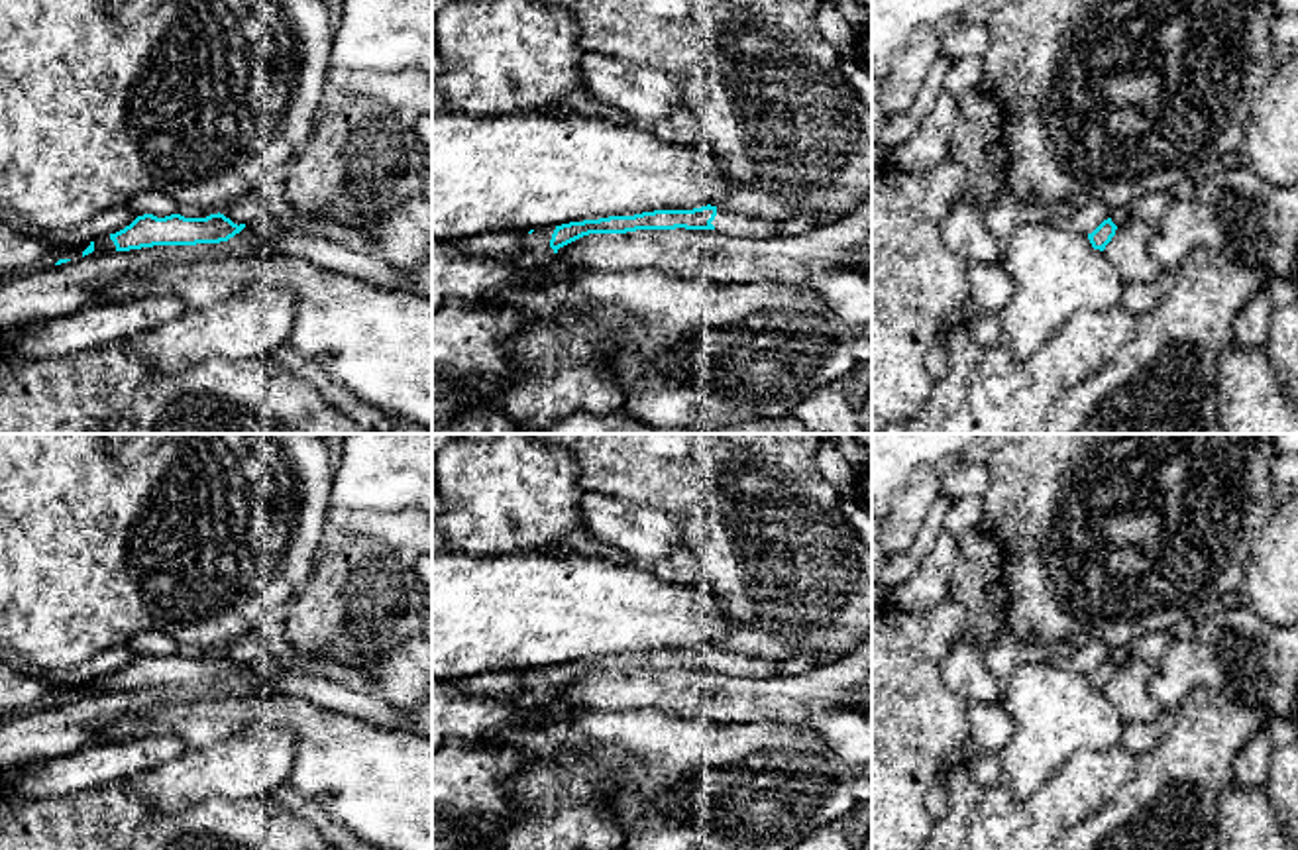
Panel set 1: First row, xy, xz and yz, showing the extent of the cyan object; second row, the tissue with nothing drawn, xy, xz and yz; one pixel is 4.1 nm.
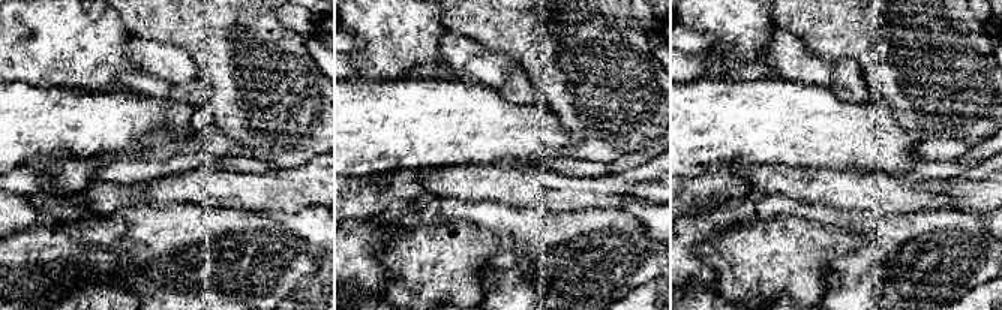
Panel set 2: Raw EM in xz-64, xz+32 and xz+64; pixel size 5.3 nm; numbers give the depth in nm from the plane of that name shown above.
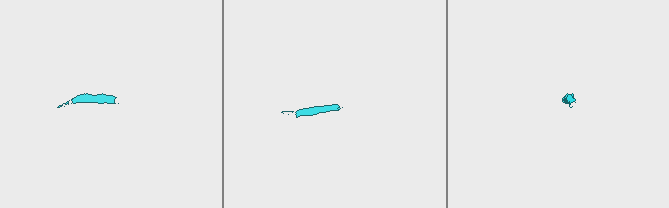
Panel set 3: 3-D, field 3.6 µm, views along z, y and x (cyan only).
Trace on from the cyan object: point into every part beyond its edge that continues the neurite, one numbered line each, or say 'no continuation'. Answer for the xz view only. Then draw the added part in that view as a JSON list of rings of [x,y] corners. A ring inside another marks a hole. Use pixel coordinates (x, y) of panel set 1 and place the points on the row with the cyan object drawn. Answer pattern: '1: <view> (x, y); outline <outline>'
1: xz (729, 222); outline [[[717,208],[717,216],[711,224],[715,226],[715,230],[729,236],[744,236],[744,234],[754,238],[784,236],[782,222],[748,218],[730,212],[727,208]]]
2: xz (456, 275); outline [[[554,226],[524,234],[513,257],[465,255],[452,241],[432,239],[432,312],[448,300],[483,300],[509,281],[514,271],[540,269],[554,261],[550,247]]]

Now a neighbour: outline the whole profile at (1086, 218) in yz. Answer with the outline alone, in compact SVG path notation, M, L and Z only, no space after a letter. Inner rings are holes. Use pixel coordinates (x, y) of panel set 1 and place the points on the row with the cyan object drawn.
M1090 200L1084 206L1080 206L1068 220L1066 224L1088 236L1092 234L1104 220L1108 220L1111 210L1100 202L1100 200Z

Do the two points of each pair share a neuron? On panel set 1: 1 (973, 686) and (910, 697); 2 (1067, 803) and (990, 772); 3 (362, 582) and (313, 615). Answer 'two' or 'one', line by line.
1: two
2: two
3: one

